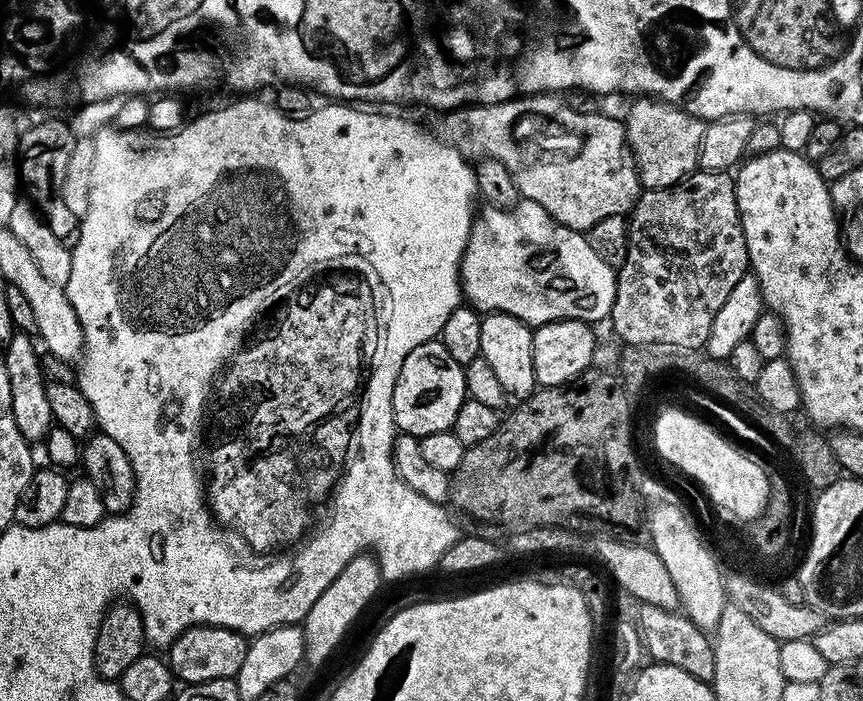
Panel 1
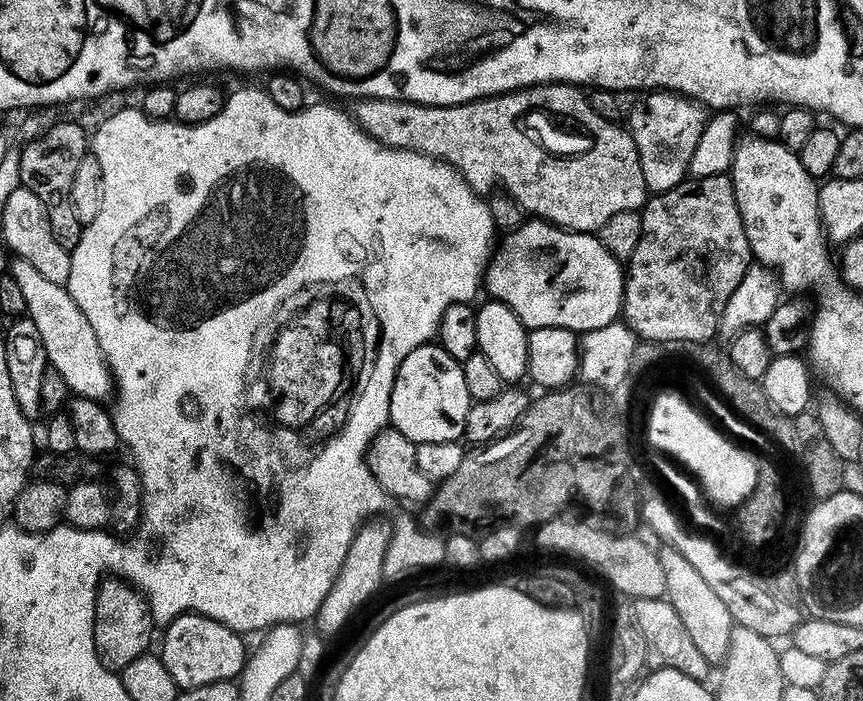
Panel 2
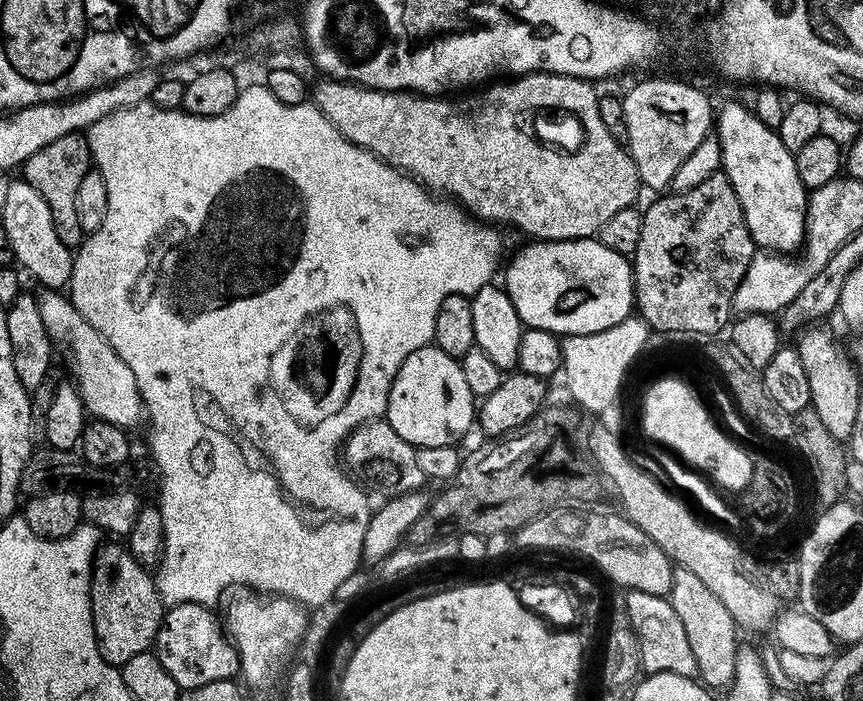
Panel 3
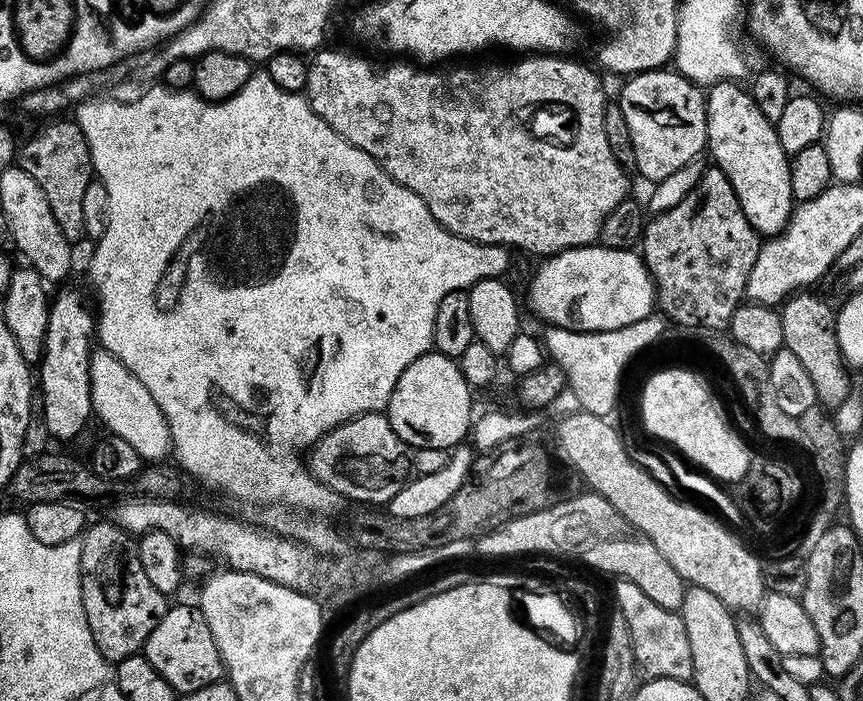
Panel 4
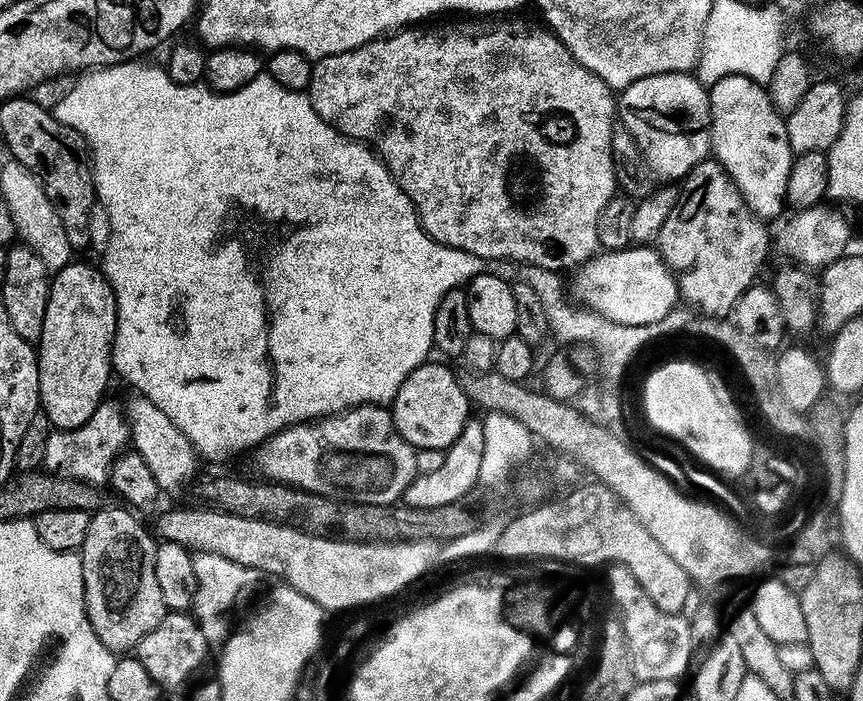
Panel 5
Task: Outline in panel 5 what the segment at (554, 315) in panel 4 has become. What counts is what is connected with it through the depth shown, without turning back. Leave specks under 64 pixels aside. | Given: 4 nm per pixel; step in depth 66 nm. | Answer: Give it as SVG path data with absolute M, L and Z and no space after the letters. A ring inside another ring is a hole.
M629 246L620 252L601 251L576 268L571 276L571 299L611 323L642 326L658 322L678 304L677 277L652 246Z

